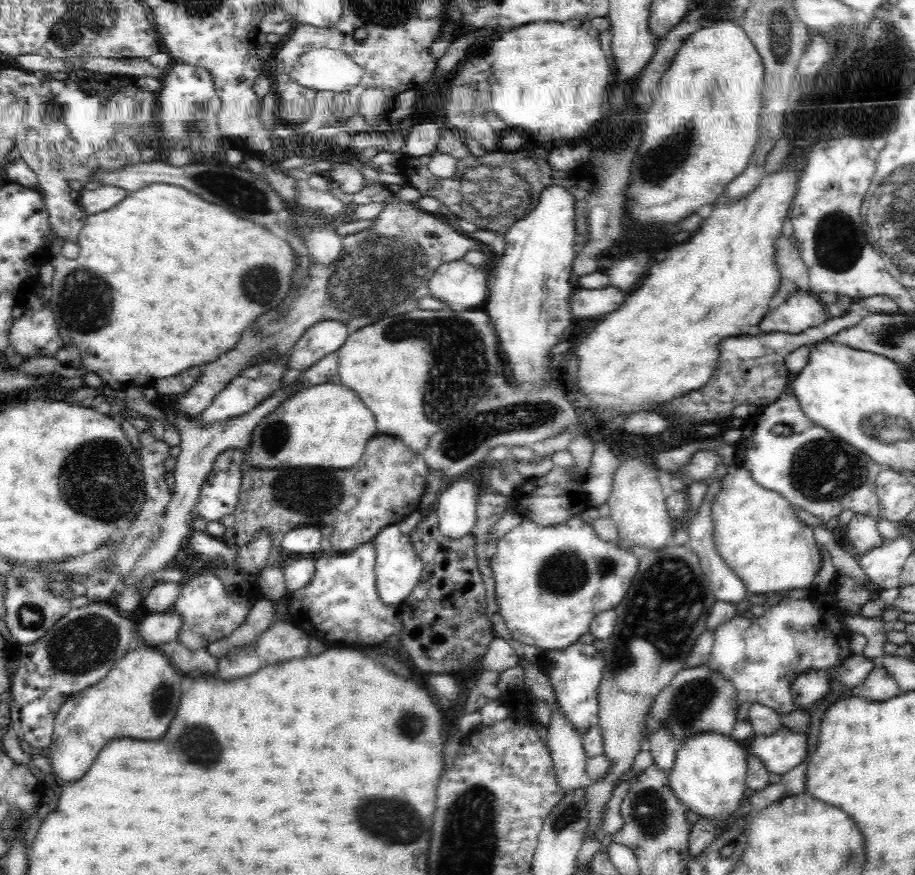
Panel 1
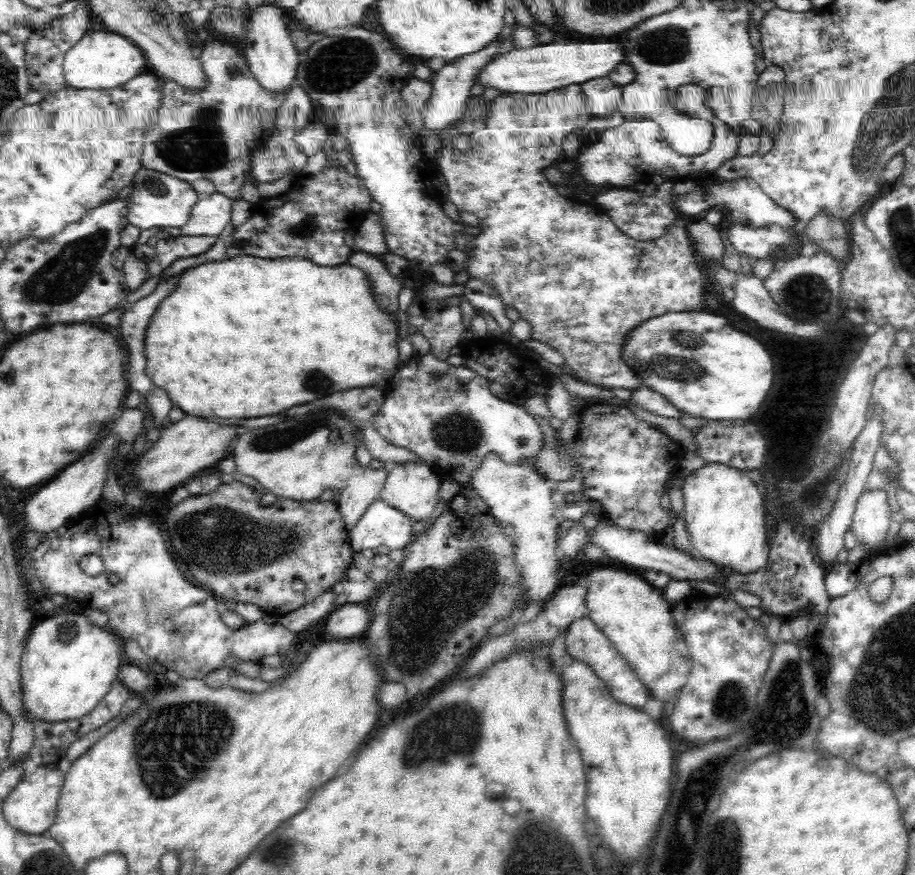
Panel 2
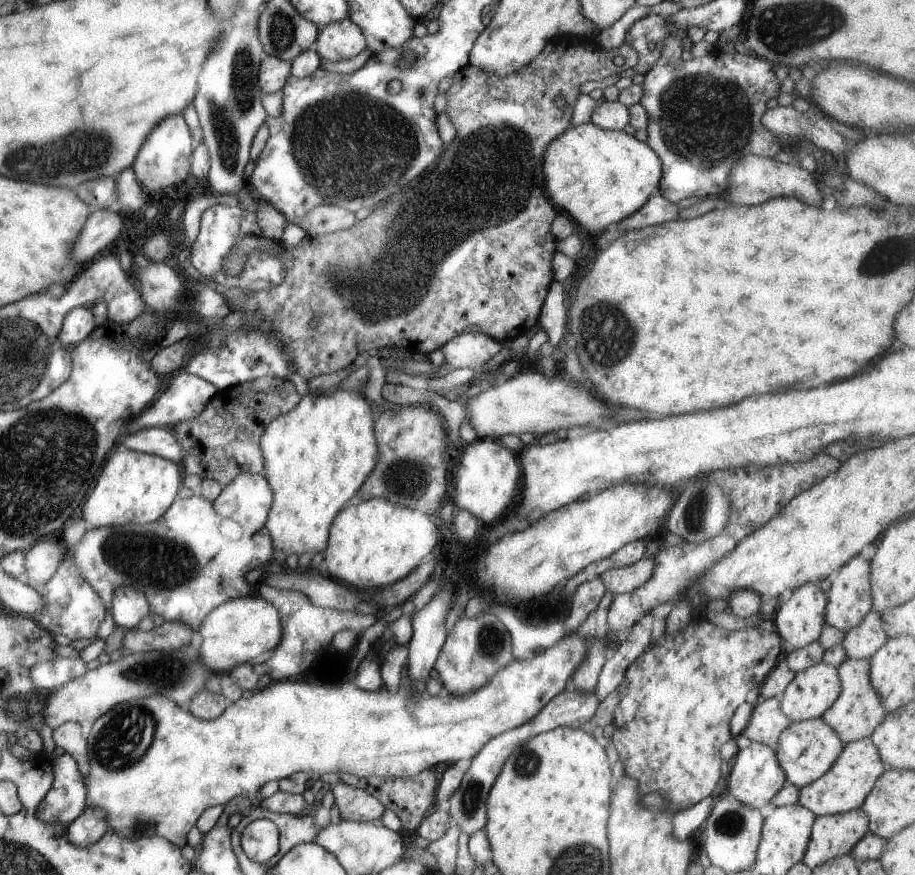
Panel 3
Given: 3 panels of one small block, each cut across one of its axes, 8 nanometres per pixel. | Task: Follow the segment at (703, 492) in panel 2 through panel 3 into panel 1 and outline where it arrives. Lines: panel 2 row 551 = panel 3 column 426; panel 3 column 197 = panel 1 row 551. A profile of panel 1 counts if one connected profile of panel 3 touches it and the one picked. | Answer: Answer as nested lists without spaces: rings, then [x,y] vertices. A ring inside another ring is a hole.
[[[737,463],[728,466],[720,486],[711,502],[714,544],[730,570],[744,583],[748,594],[769,594],[794,588],[810,590],[812,580],[822,566],[820,546],[814,539],[813,527],[800,521],[796,509],[786,497],[760,486],[752,477],[752,473]]]

